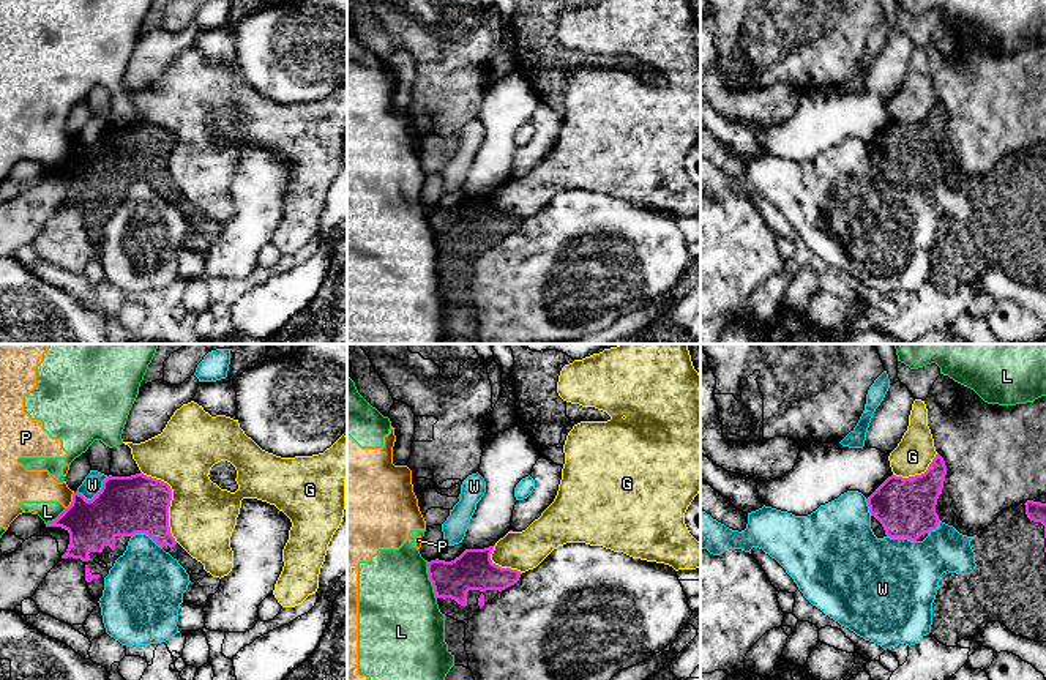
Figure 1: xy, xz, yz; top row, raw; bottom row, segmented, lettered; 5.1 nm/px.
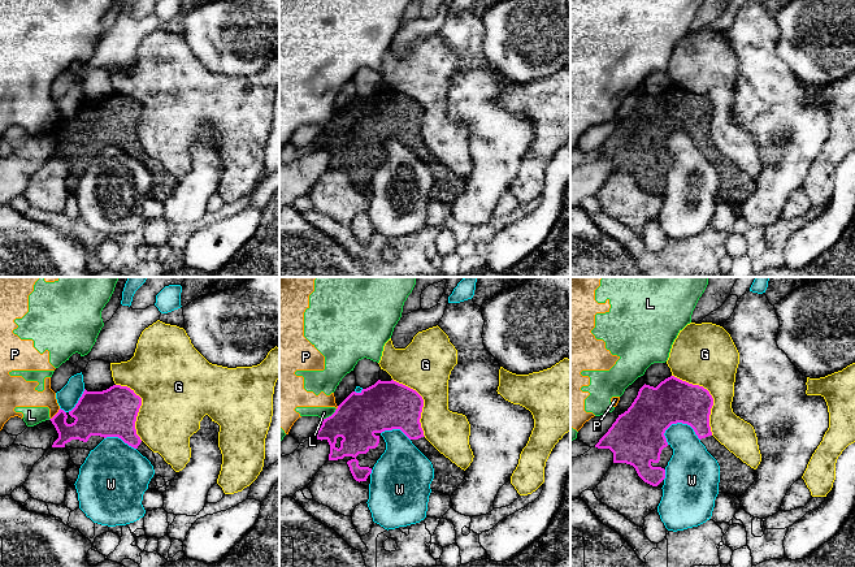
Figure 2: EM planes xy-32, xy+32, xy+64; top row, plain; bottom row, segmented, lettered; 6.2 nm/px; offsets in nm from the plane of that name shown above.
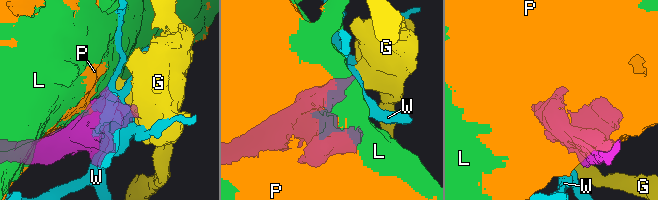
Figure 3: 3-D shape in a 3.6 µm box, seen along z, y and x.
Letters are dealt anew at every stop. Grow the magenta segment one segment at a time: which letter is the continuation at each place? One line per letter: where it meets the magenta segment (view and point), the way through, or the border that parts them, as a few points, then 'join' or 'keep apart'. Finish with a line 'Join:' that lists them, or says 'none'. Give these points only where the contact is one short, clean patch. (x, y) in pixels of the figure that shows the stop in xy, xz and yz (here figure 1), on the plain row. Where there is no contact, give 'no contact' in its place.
G: meets magenta in xy at (171, 145); keep apart
L: meets magenta in xz at (429, 226); keep apart
P: meets magenta in xy at (73, 147); keep apart
W: meets magenta in xy at (95, 142); keep apart
Join: none

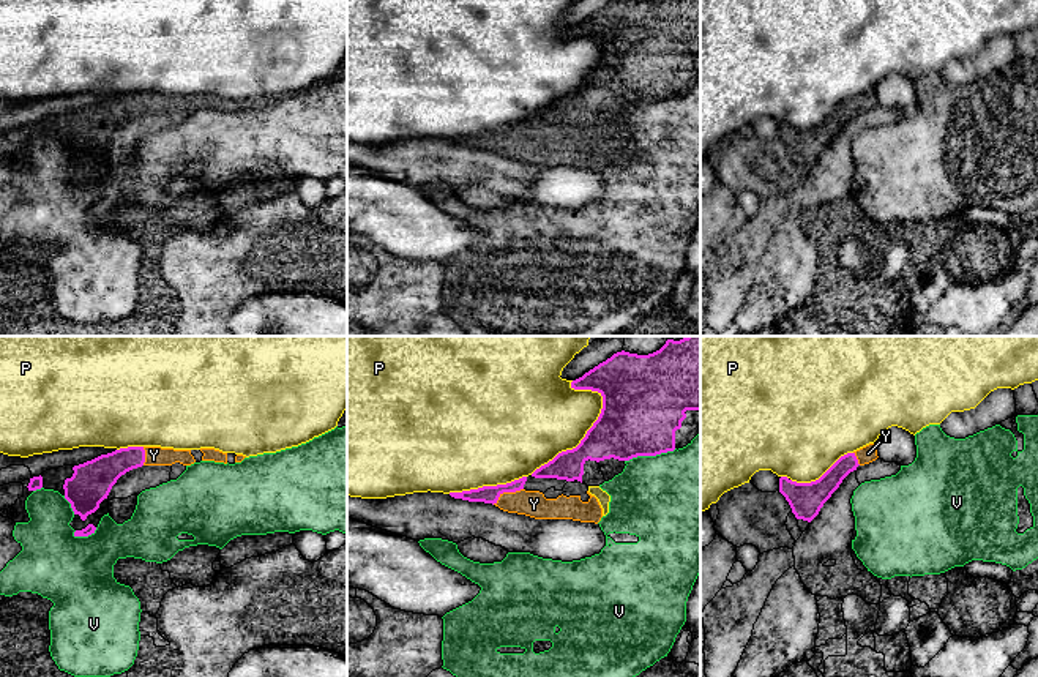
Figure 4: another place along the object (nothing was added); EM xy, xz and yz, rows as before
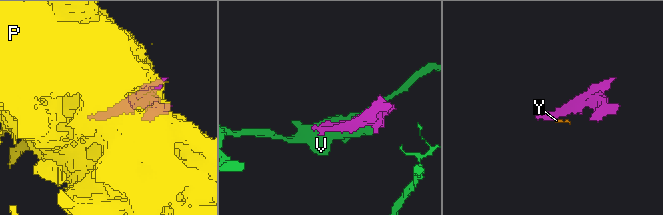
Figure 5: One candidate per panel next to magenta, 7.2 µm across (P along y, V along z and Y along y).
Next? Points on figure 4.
P: meets magenta in xz at (581, 89); keep apart
V: meets magenta in xz at (650, 101); keep apart
Y: meets magenta in xz at (507, 138); runs through xz (489, 141), (507, 138), (518, 147), (533, 150); join
Join: Y

